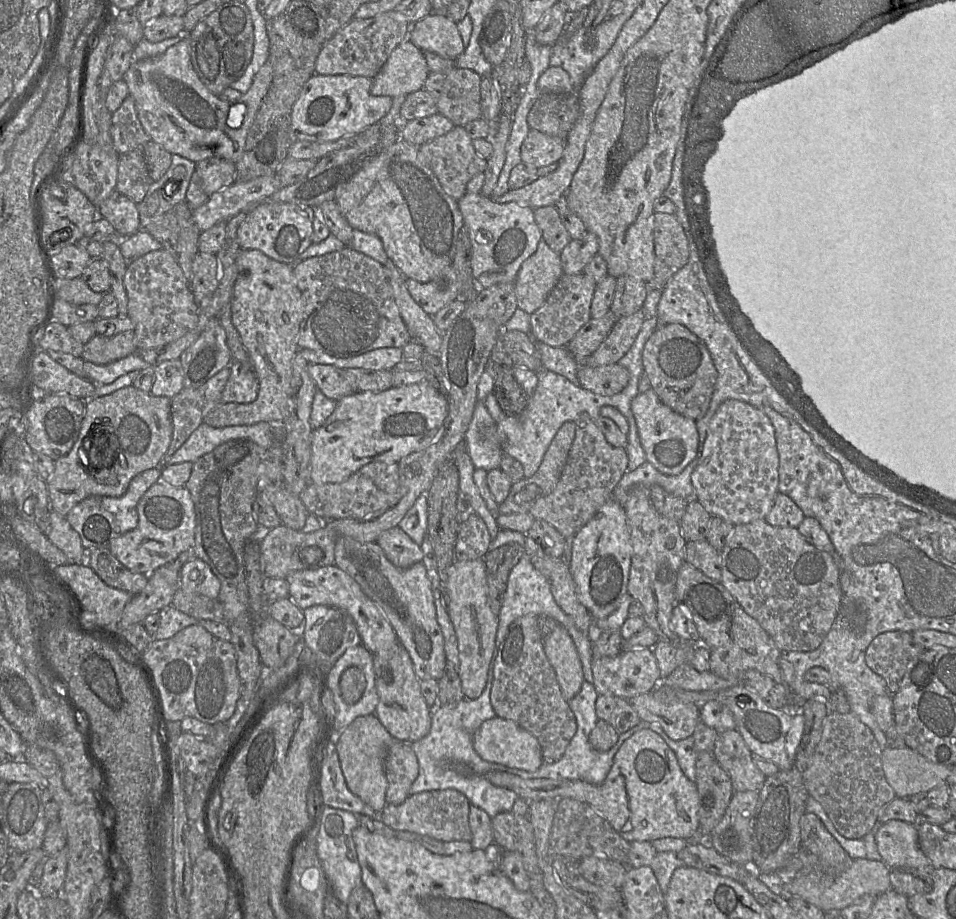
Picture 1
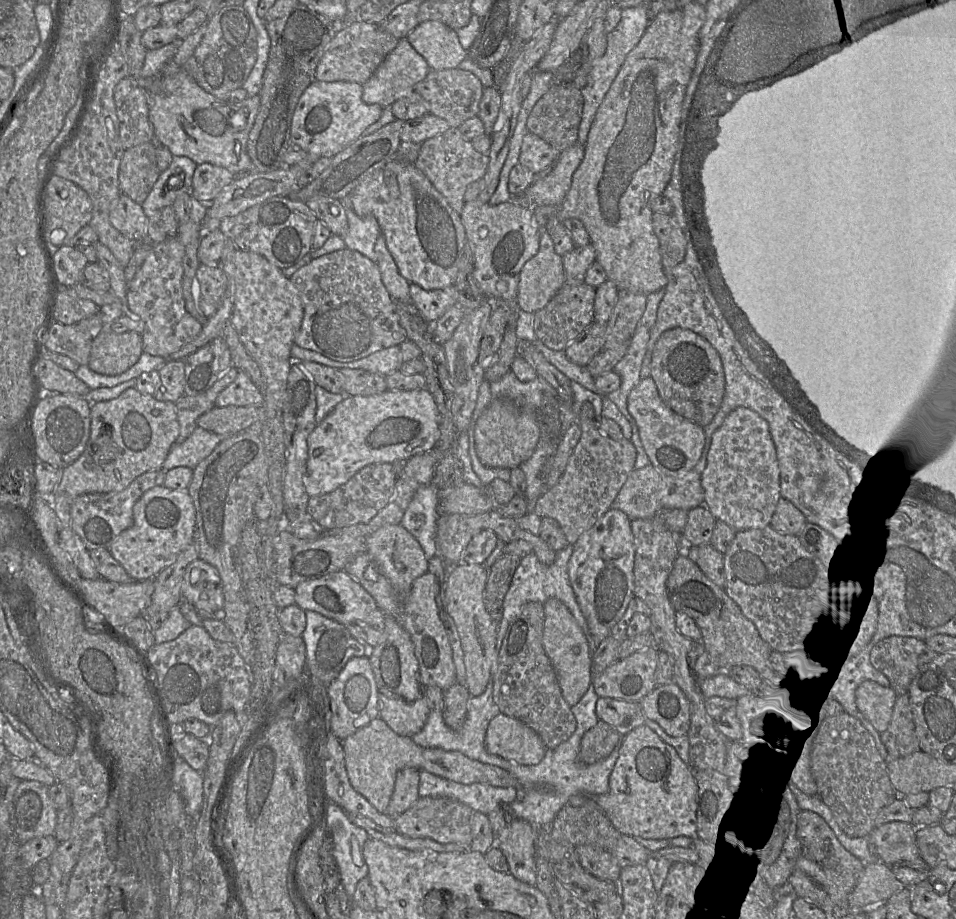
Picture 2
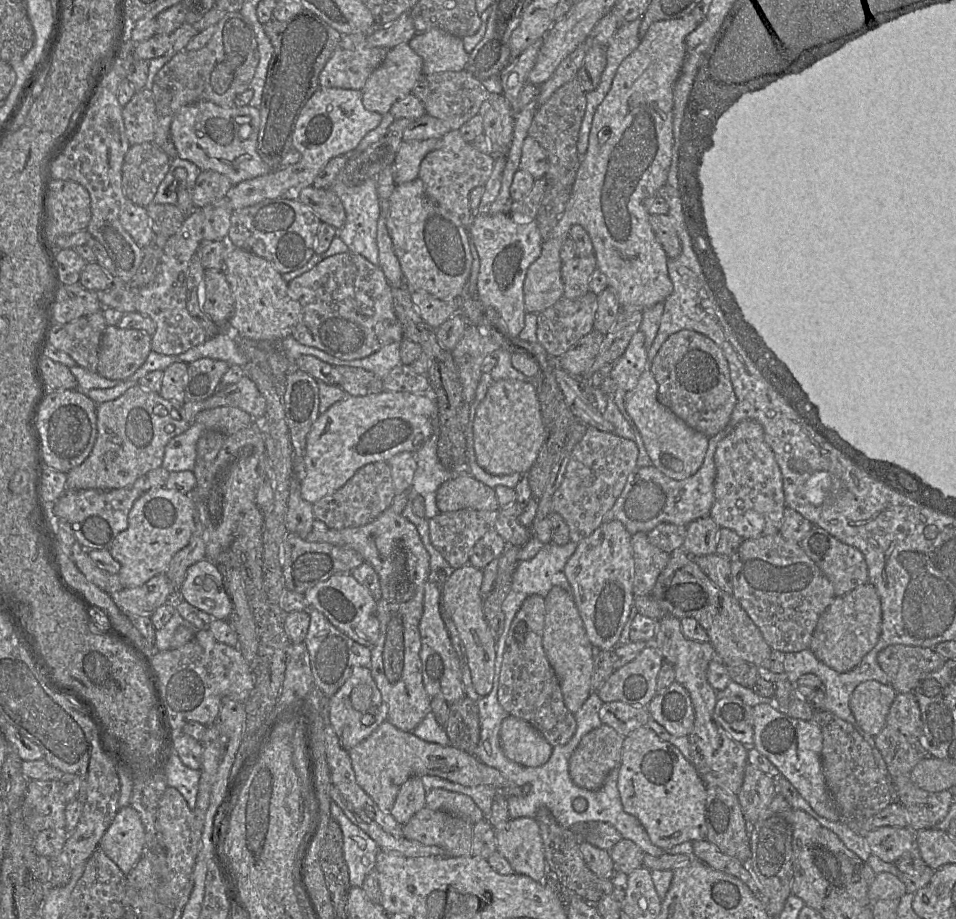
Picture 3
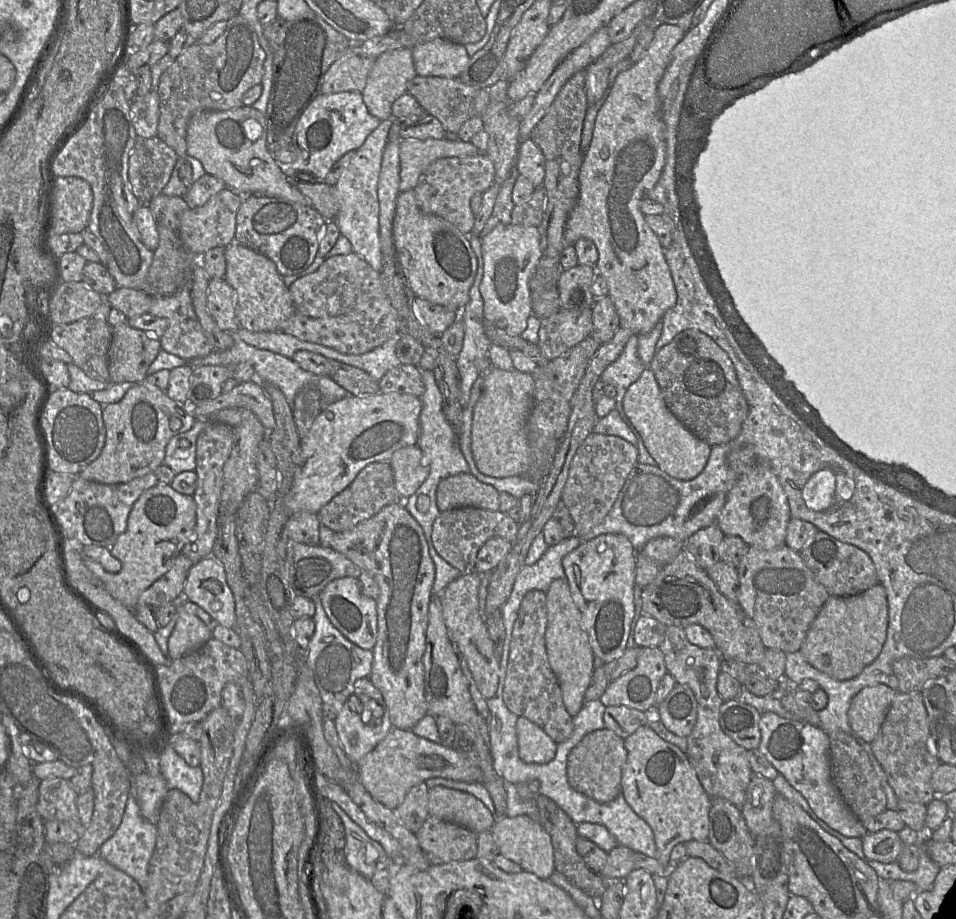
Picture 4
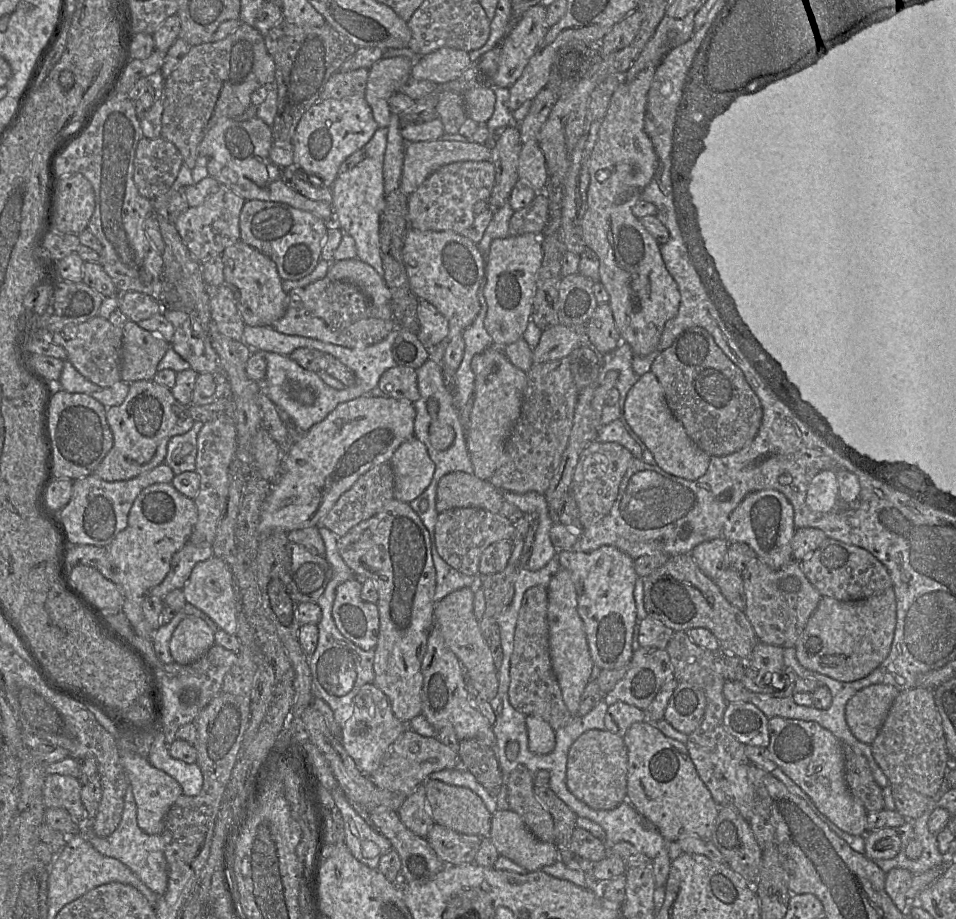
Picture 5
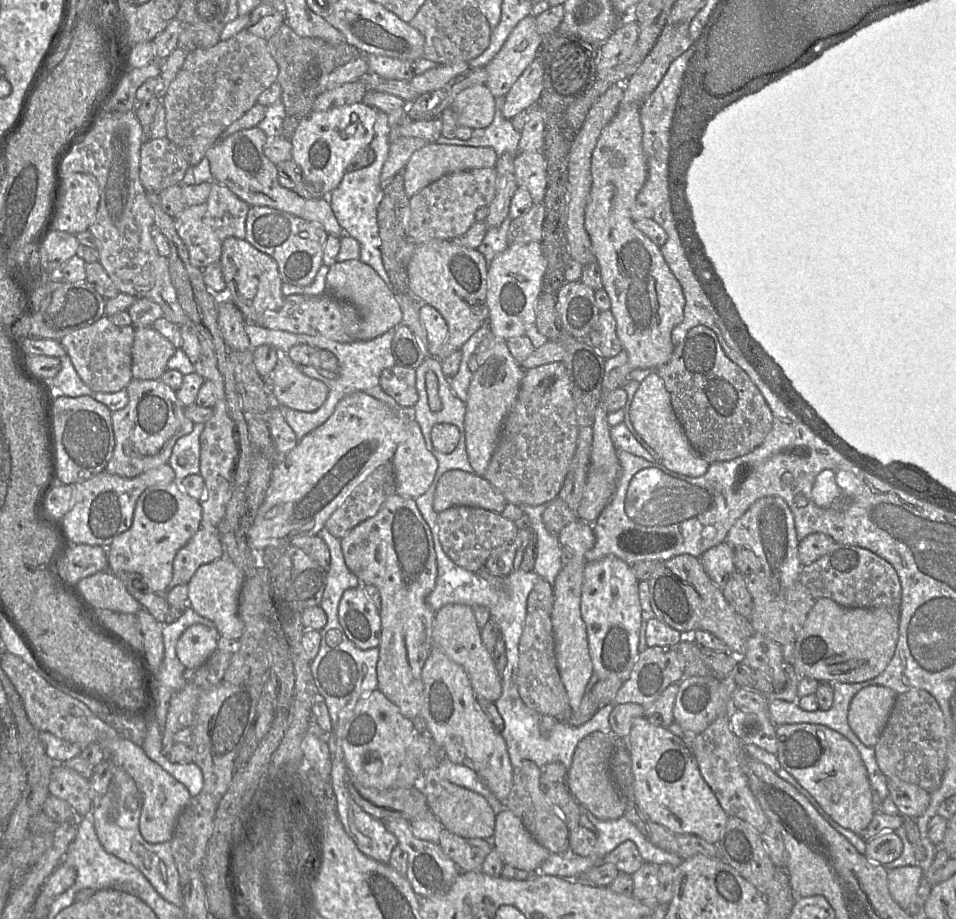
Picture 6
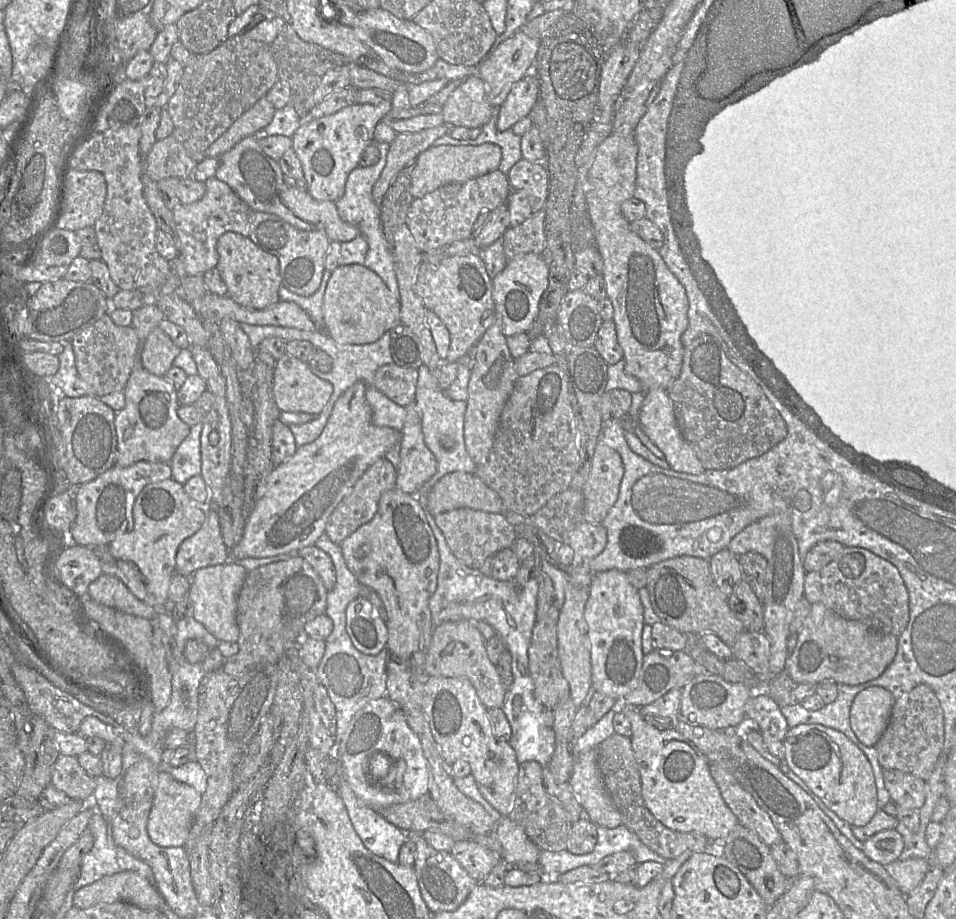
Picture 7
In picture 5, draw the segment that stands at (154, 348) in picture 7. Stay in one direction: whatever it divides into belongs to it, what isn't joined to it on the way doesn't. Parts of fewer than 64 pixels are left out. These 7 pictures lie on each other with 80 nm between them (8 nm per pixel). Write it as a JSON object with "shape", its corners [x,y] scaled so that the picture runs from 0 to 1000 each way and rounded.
{"shape":[[[134,348],[128,356],[127,415],[138,417],[160,413],[165,405],[165,396],[178,379],[178,374],[167,366],[147,357],[144,351]]]}

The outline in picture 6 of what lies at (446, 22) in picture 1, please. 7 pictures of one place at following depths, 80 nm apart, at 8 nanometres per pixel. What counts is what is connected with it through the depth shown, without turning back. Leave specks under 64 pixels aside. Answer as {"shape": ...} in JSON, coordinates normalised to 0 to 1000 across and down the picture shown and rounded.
{"shape":[[[482,66],[473,70],[458,70],[446,78],[434,83],[430,87],[430,92],[437,104],[458,98],[465,94],[472,86],[488,77],[491,67]]]}

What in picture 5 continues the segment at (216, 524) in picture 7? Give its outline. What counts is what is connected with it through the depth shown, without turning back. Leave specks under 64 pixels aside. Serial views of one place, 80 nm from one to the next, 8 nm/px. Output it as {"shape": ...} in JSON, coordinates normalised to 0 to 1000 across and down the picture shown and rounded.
{"shape":[[[197,590],[181,604],[176,625],[166,637],[156,643],[155,647],[172,652],[180,642],[191,641],[203,616],[221,606],[223,606],[222,591],[203,593]]]}

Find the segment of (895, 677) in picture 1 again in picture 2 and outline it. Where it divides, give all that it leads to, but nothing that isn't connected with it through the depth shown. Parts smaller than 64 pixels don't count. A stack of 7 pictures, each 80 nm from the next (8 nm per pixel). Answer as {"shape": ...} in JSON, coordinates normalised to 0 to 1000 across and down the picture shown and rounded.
{"shape":[[[930,692],[916,700],[911,709],[912,724],[929,737],[931,748],[942,756],[950,753],[951,746],[961,728],[980,713],[969,700],[956,693]]]}

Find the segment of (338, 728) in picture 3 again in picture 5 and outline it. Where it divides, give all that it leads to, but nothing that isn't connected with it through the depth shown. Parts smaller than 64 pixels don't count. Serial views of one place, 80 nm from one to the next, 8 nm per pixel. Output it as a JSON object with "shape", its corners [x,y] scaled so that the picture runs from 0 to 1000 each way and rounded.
{"shape":[[[391,744],[379,748],[370,760],[367,779],[356,794],[356,804],[363,820],[373,836],[386,844],[397,832],[406,813],[427,792],[411,776],[405,757]]]}

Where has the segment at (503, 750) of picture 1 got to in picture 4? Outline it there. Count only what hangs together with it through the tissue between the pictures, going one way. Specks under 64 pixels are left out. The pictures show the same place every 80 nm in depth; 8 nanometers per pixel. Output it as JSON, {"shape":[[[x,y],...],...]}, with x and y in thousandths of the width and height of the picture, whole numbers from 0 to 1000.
{"shape":[[[549,780],[540,786],[542,820],[552,831],[571,831],[582,819],[582,808],[563,789]]]}

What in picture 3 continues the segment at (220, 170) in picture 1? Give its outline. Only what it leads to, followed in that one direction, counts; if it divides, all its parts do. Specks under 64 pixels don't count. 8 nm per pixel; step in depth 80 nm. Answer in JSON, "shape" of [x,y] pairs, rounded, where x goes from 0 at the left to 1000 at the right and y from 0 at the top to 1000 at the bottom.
{"shape":[[[221,185],[207,190],[202,205],[201,219],[204,225],[212,226],[234,215],[244,202],[238,193]]]}

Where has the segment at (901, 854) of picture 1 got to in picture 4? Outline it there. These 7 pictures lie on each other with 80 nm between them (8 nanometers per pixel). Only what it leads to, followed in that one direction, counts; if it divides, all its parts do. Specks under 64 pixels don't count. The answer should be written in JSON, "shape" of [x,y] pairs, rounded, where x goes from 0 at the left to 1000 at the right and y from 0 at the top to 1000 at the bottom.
{"shape":[[[924,902],[906,906],[903,913],[903,926],[907,936],[922,939],[939,939],[946,919],[936,904]]]}

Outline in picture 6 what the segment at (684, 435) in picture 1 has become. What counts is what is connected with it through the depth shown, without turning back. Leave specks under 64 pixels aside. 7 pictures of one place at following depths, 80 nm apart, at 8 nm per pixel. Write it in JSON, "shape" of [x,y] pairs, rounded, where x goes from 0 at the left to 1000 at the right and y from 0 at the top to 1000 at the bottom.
{"shape":[[[686,404],[680,406],[669,417],[663,430],[658,453],[663,467],[689,493],[691,504],[698,510],[722,519],[733,519],[740,514],[743,504],[735,499],[722,483],[704,446],[696,417]]]}

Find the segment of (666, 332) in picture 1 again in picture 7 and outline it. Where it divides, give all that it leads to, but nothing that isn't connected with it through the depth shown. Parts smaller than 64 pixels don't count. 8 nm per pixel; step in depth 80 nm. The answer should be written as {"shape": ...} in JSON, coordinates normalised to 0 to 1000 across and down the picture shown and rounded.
{"shape":[[[731,363],[720,376],[715,376],[712,406],[698,423],[698,427],[704,439],[706,454],[713,474],[725,487],[737,511],[763,511],[769,509],[782,501],[802,493],[823,474],[822,461],[815,449],[808,443],[791,417],[760,391],[753,372],[746,365]]]}

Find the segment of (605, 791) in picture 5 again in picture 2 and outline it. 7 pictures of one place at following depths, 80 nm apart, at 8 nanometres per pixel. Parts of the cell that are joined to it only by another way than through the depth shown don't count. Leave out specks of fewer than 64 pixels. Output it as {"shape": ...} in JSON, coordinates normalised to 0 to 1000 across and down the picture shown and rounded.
{"shape":[[[627,783],[609,802],[605,828],[617,832],[635,825],[645,812],[650,802],[652,801],[642,791]]]}

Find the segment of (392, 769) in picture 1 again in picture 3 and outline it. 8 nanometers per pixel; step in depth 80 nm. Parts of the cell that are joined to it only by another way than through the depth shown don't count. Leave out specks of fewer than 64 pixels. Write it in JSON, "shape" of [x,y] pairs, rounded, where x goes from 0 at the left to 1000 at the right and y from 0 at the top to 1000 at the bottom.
{"shape":[[[428,847],[419,854],[408,886],[417,897],[425,897],[433,886],[446,877],[446,865],[440,847]]]}

